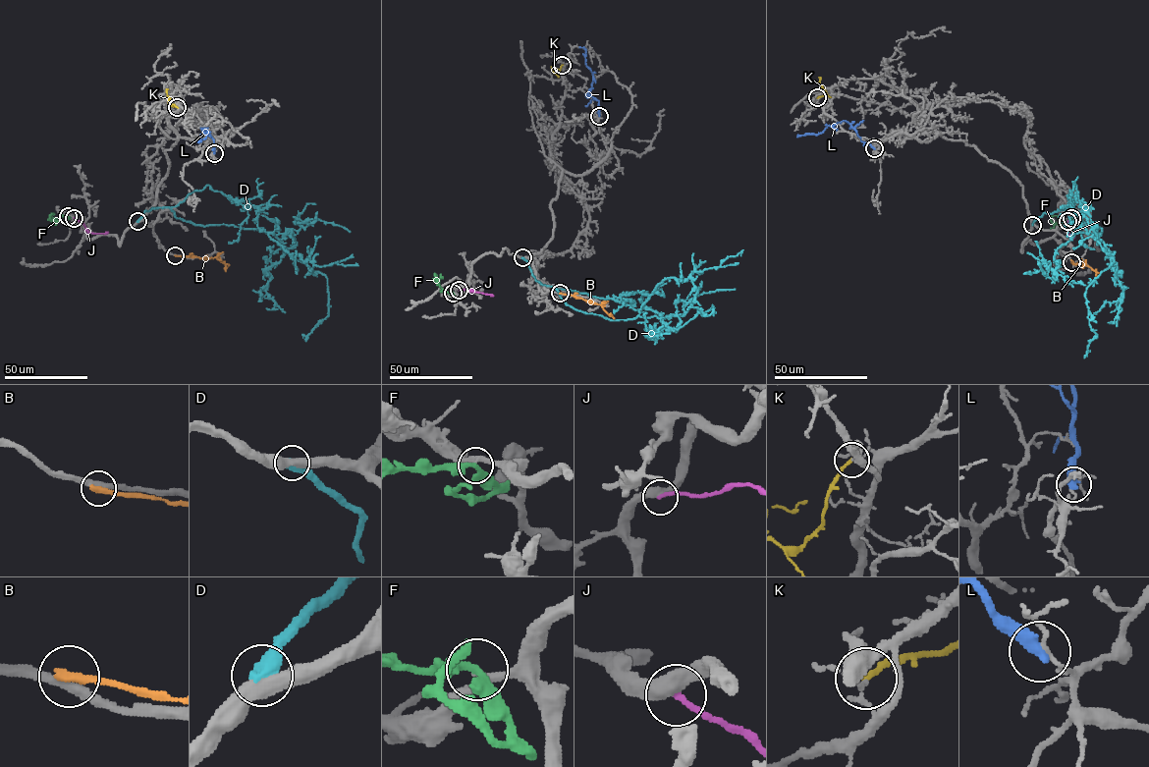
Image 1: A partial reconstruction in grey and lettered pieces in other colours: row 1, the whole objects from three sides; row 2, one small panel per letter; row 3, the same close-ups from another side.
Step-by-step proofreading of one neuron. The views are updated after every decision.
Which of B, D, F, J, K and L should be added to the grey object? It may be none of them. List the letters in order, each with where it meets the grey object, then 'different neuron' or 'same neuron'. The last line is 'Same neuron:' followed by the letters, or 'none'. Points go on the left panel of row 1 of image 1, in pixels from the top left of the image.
B: (175, 255) | different neuron
D: (137, 221) | different neuron
F: (68, 216) | different neuron
J: (74, 218) | different neuron
K: (177, 107) | different neuron
L: (214, 153) | different neuron
Same neuron: none

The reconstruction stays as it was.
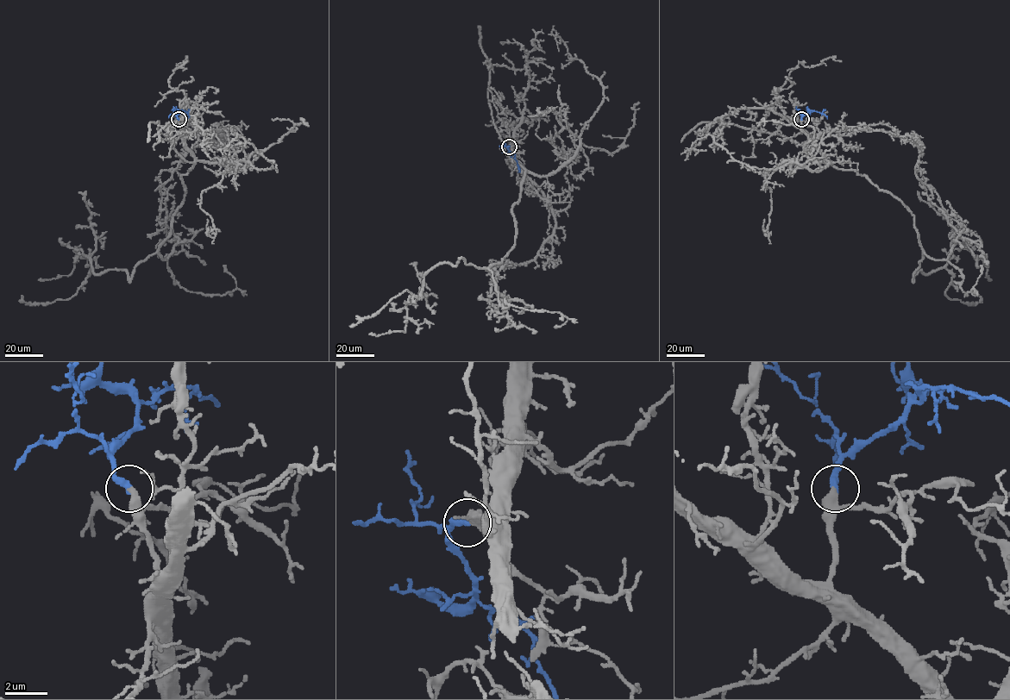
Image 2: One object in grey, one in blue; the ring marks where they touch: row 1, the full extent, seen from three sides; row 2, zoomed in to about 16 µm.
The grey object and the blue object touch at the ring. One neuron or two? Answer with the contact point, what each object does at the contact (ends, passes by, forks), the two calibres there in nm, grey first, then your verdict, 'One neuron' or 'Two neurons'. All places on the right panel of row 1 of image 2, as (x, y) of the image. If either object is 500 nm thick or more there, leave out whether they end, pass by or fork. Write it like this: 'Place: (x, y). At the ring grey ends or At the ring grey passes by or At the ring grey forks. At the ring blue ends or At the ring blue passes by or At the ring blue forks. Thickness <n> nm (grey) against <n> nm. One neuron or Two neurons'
Place: (801, 119). At the ring grey passes by. At the ring blue ends. Thickness 320 nm (grey) against 320 nm. One neuron

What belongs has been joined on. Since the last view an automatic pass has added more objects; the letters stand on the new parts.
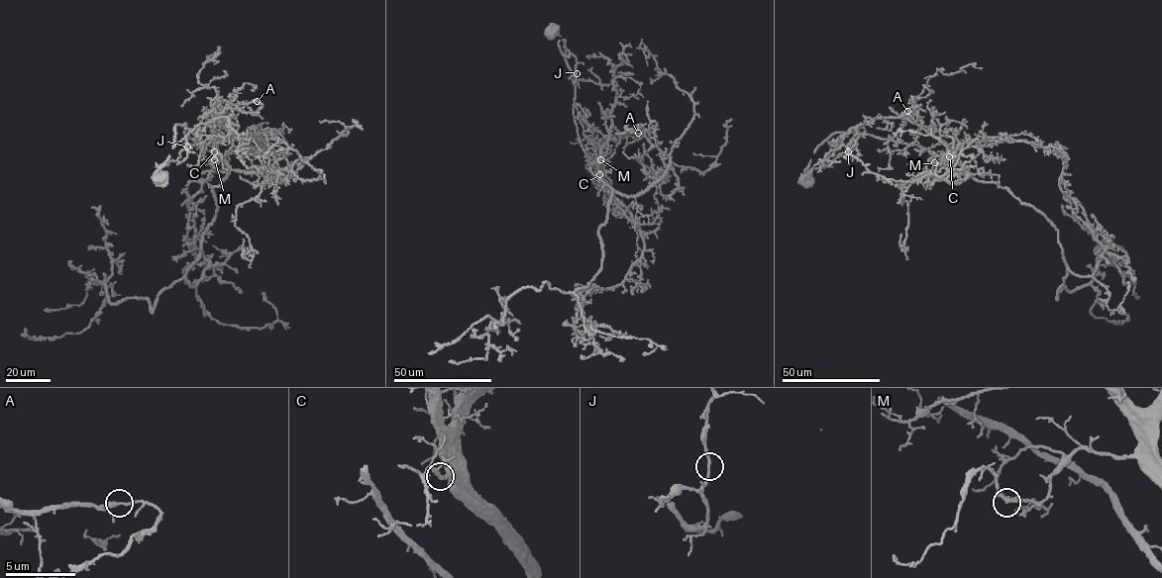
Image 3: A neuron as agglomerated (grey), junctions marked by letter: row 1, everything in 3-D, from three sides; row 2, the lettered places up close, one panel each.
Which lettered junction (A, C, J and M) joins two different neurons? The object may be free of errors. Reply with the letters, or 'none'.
none

